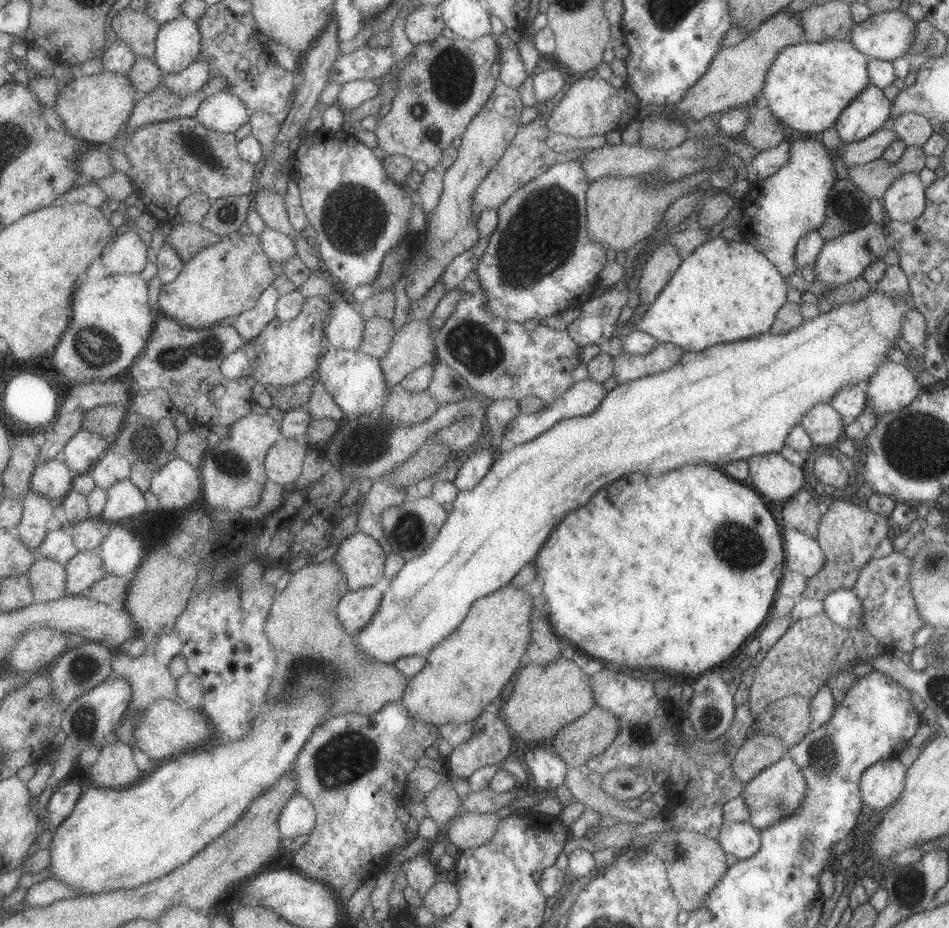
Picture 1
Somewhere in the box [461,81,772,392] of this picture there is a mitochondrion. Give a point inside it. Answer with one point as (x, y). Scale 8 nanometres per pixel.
(542, 236)

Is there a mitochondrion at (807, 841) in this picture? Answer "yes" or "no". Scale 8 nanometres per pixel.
yes

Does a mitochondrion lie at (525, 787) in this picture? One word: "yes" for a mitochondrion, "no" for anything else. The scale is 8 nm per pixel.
no

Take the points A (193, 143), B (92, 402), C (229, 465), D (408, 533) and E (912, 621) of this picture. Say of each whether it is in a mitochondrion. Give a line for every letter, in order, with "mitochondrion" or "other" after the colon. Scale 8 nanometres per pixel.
A: mitochondrion
B: other
C: mitochondrion
D: mitochondrion
E: other

